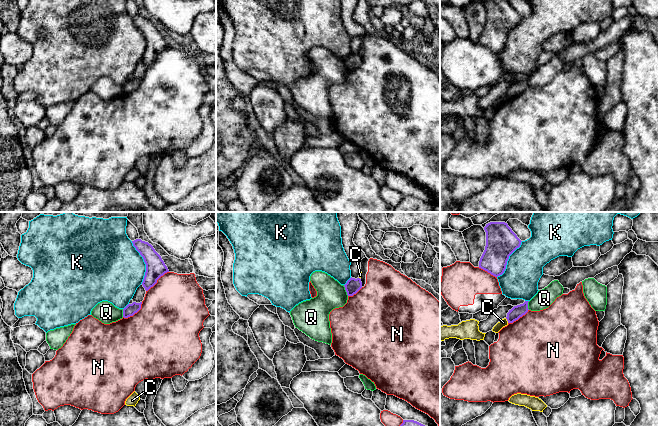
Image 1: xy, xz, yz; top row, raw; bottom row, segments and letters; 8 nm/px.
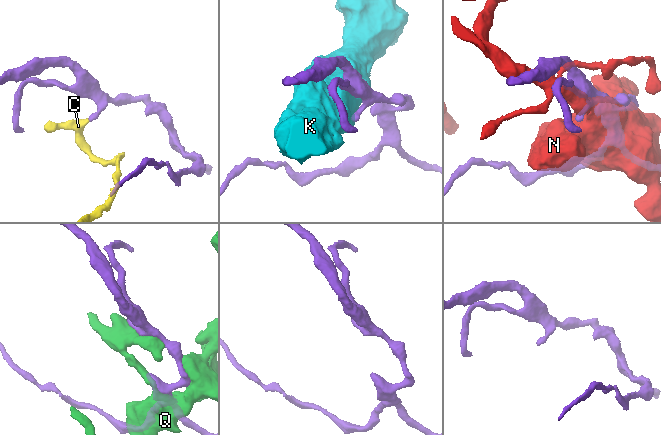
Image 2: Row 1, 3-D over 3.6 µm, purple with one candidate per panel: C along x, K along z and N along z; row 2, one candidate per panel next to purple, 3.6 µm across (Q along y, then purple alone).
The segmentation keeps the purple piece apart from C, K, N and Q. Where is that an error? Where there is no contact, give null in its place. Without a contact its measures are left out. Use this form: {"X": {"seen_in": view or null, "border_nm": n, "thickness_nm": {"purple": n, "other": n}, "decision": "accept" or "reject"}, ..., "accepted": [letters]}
{"C": {"seen_in": "yz", "border_nm": 50, "thickness_nm": {"purple": 100, "other": 60}, "decision": "reject"}, "K": {"seen_in": "xy", "border_nm": 360, "thickness_nm": {"purple": 160, "other": 480}, "decision": "reject"}, "N": {"seen_in": "xy", "border_nm": 240, "thickness_nm": {"purple": 160, "other": 480}, "decision": "reject"}, "Q": {"seen_in": "xz", "border_nm": 100, "thickness_nm": {"purple": 120, "other": 220}, "decision": "reject"}, "accepted": []}

